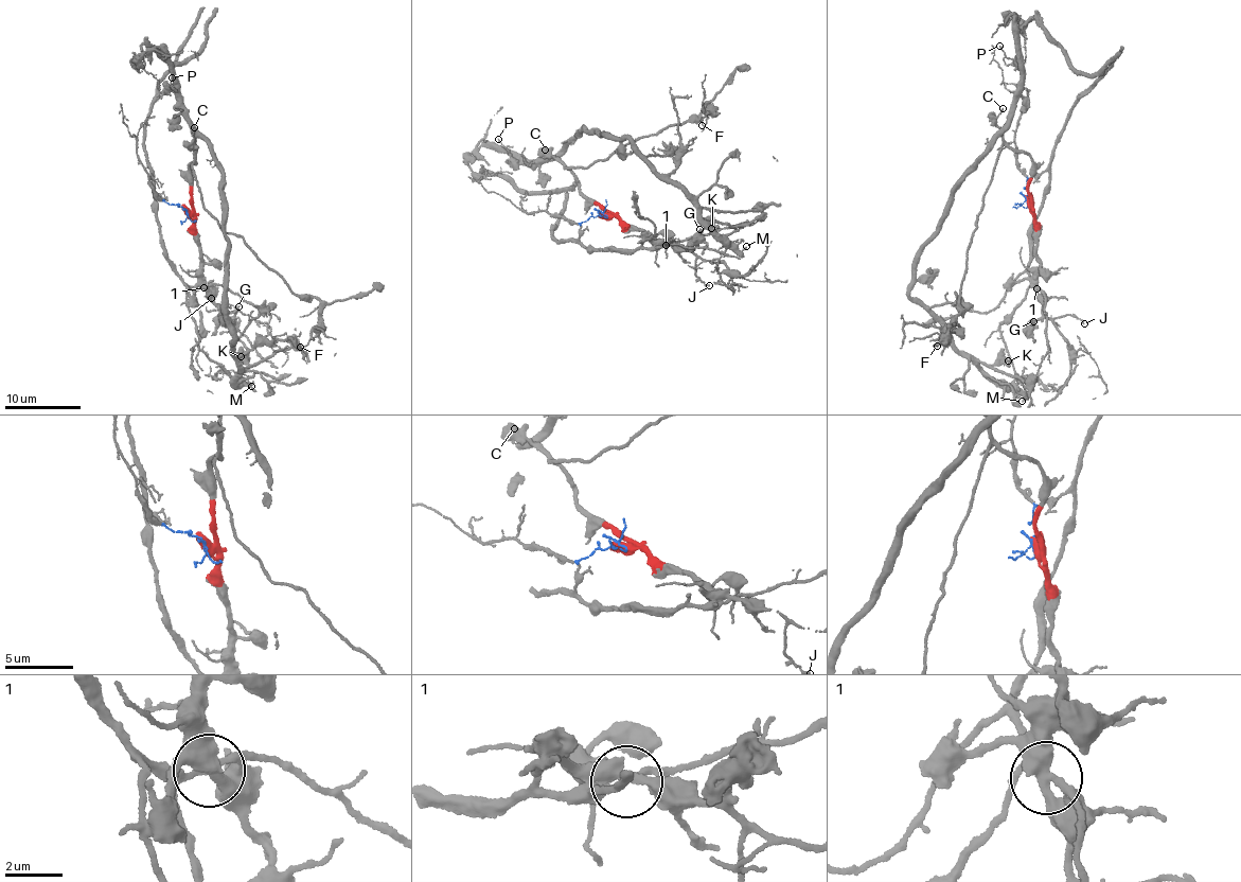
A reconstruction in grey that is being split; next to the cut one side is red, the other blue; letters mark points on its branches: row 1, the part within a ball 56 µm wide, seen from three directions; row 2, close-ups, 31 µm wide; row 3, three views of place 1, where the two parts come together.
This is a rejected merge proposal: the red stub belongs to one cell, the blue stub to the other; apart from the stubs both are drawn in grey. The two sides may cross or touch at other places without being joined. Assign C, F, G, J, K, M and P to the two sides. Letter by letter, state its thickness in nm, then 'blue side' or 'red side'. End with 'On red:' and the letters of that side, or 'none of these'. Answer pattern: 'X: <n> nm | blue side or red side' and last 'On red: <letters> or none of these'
C: 130 nm | red side
F: 110 nm | red side
G: 150 nm | red side
J: 140 nm | red side
K: 260 nm | red side
M: 160 nm | red side
P: 100 nm | red side
On red: C, F, G, J, K, M, P

